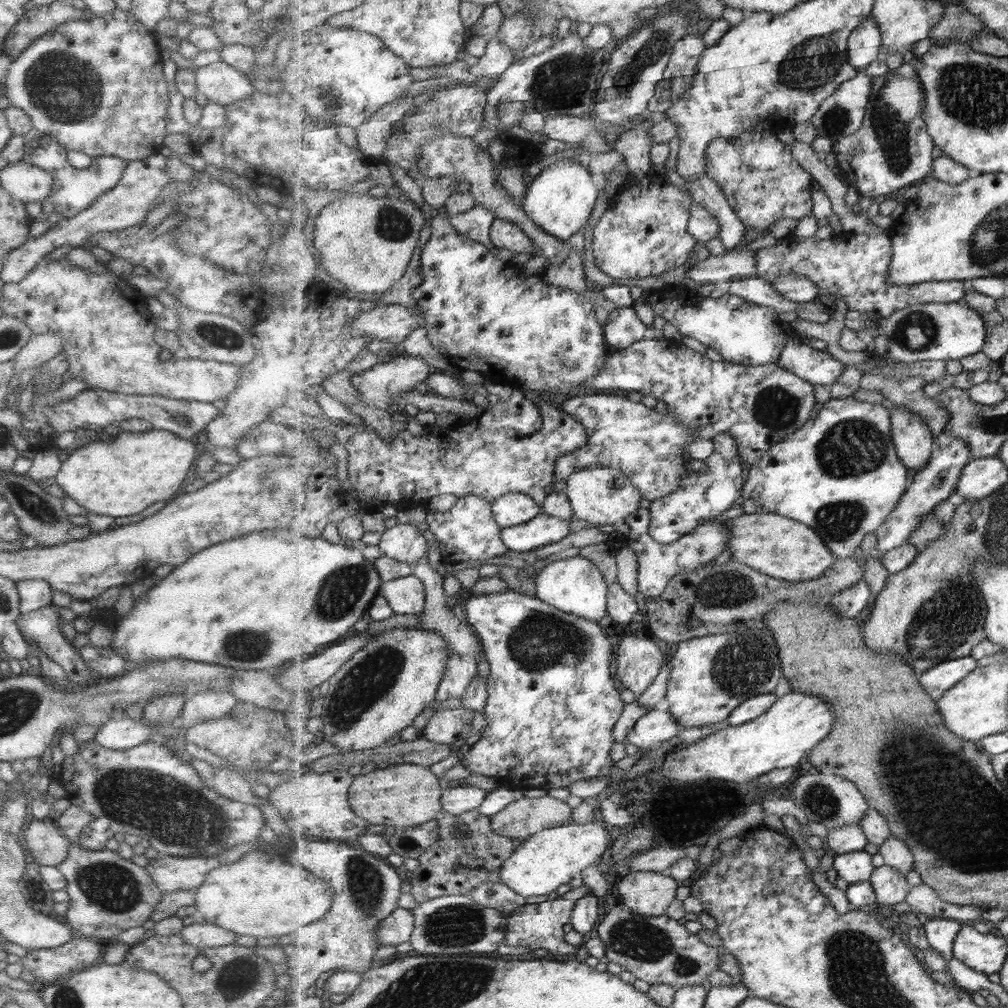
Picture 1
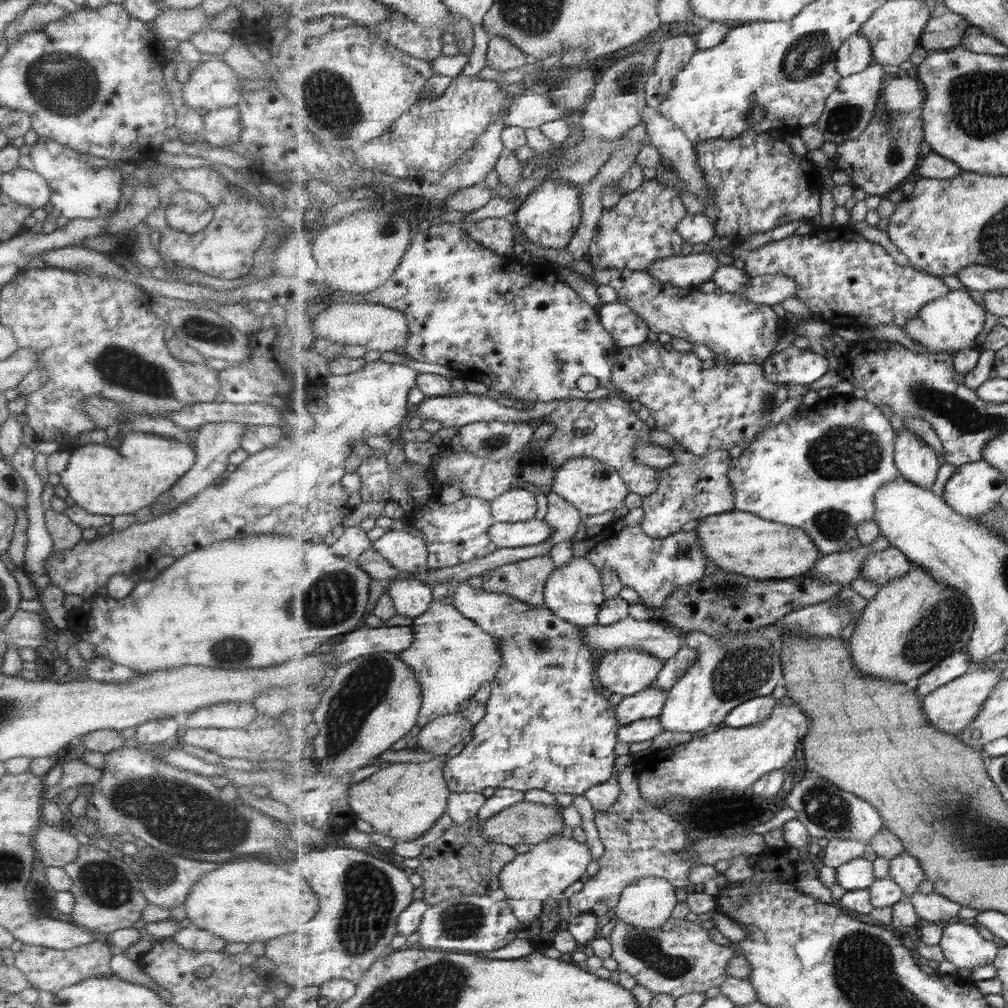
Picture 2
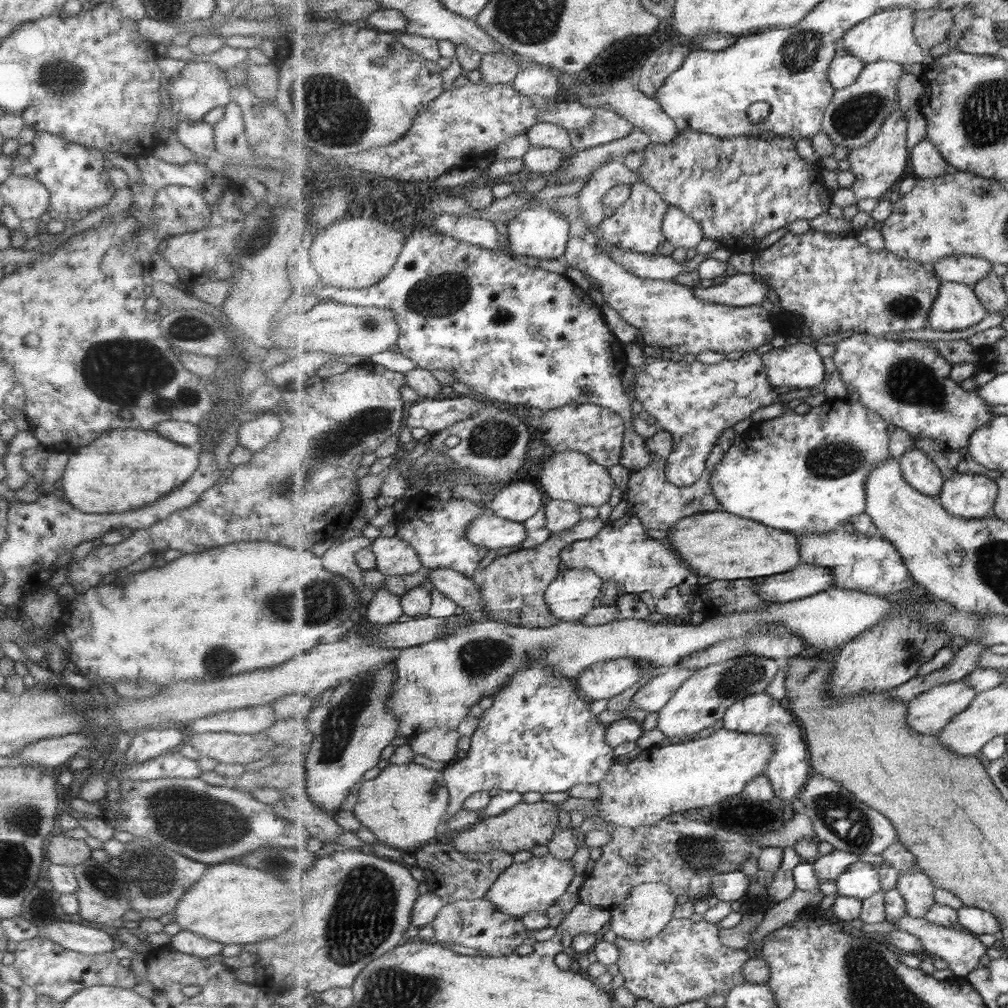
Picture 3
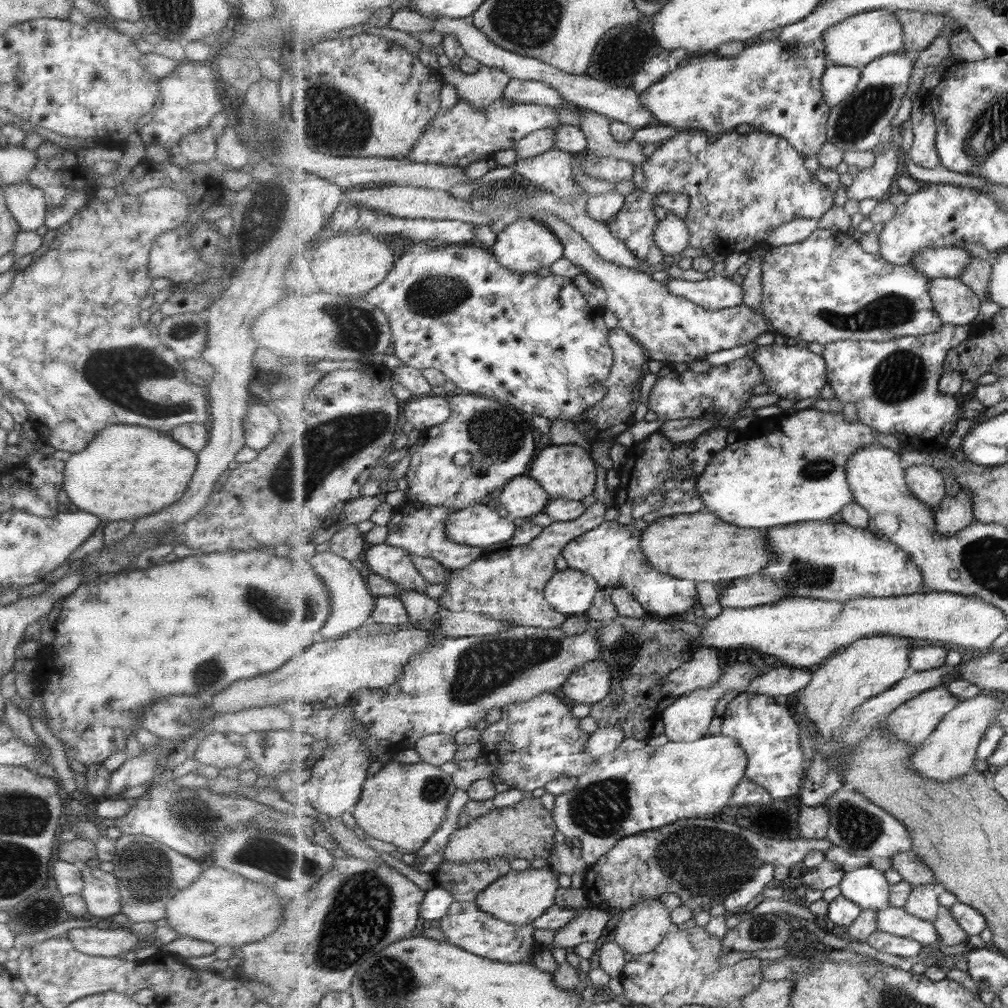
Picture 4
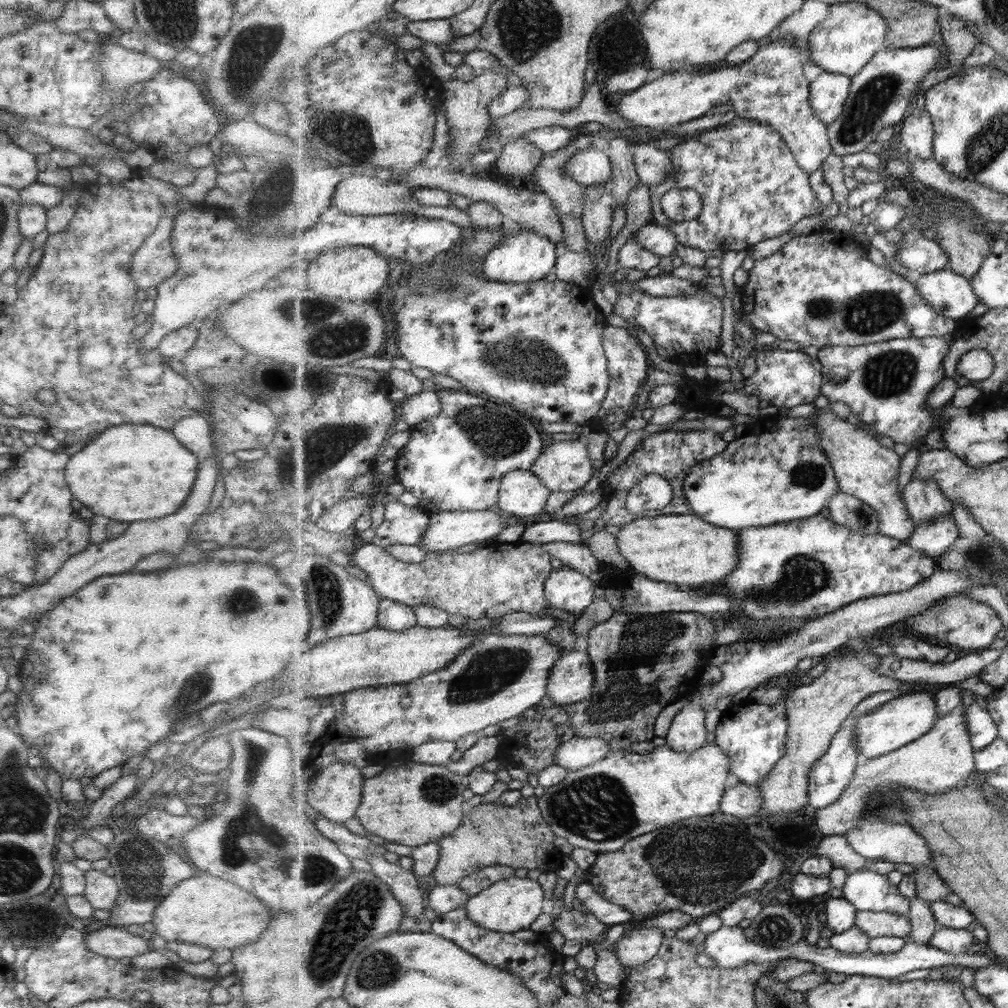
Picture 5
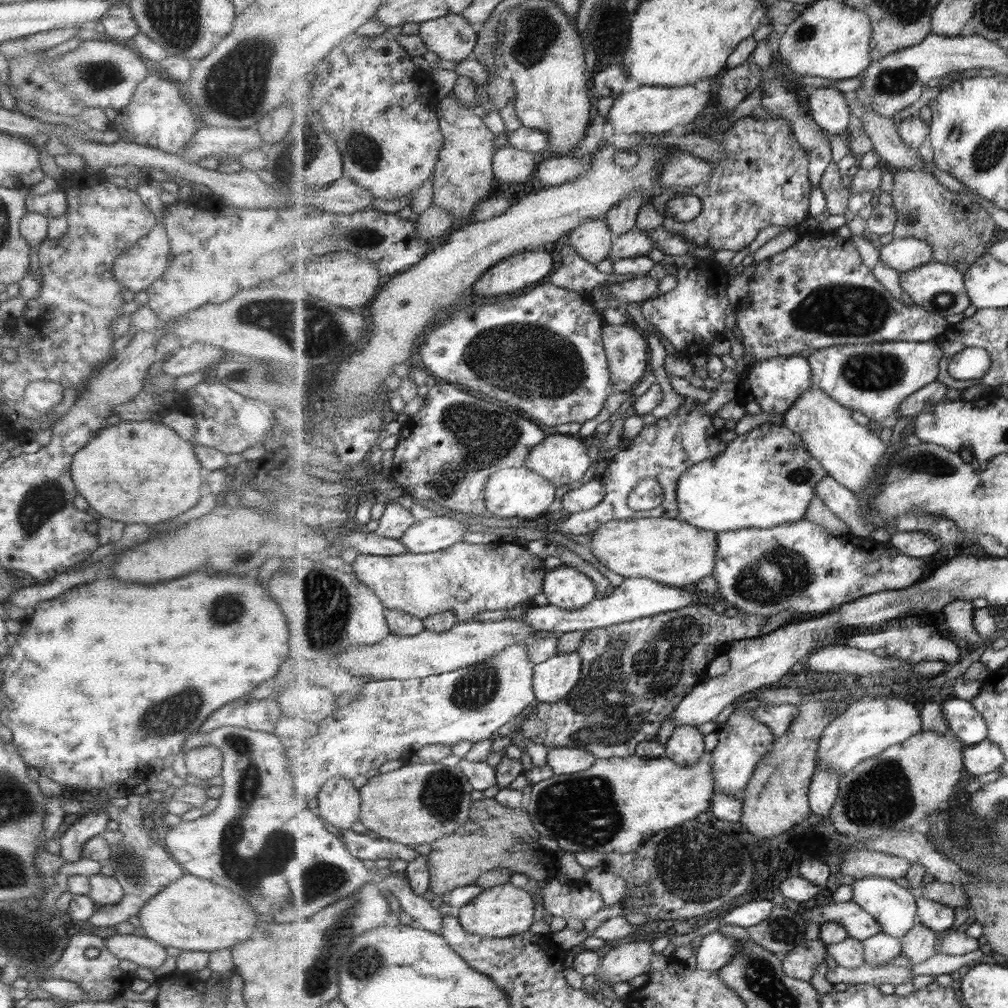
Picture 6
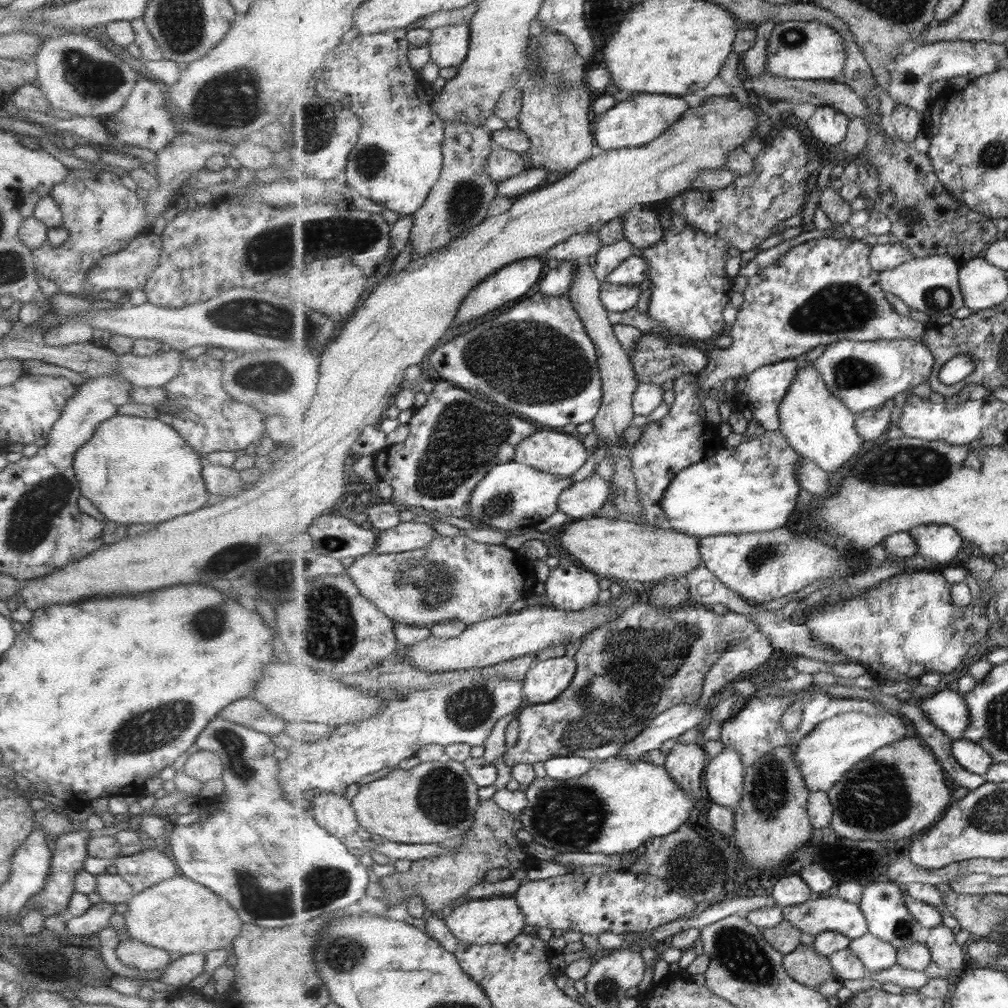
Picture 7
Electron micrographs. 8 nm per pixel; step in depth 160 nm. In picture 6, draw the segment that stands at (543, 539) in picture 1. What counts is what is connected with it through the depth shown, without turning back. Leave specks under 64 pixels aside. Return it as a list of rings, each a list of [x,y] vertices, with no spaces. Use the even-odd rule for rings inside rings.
[[[427,517],[418,520],[400,538],[409,553],[439,552],[461,542],[467,527],[451,517]]]

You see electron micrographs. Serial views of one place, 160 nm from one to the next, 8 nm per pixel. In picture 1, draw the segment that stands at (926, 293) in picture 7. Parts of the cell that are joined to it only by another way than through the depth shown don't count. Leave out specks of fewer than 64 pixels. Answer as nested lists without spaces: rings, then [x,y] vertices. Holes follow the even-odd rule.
[[[964,301],[913,304],[883,319],[880,326],[883,332],[877,338],[873,338],[867,350],[881,358],[891,357],[902,363],[922,360],[961,360],[973,356],[983,350],[989,333],[982,314]]]

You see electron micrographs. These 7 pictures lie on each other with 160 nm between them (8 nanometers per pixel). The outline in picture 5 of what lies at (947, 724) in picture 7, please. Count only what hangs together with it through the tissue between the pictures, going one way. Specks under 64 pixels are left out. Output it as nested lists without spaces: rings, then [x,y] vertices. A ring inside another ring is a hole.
[[[974,703],[965,706],[965,711],[967,711],[966,721],[970,724],[971,741],[975,751],[991,746],[997,738],[1000,738],[999,724],[995,722],[995,719],[985,708]]]

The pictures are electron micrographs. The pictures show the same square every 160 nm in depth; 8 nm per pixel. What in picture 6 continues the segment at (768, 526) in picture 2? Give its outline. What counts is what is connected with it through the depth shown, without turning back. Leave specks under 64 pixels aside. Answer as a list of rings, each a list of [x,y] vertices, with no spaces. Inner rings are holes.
[[[640,518],[612,520],[592,532],[590,540],[592,554],[609,570],[628,578],[649,578],[669,586],[690,588],[705,577],[711,577],[718,558],[718,533],[701,530],[679,518]]]

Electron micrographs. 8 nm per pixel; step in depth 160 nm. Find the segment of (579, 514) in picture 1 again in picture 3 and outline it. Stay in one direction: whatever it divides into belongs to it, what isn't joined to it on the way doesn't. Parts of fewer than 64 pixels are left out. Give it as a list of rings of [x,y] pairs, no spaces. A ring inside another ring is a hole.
[[[566,450],[553,453],[546,460],[541,461],[542,467],[538,480],[544,491],[551,499],[574,502],[581,506],[603,506],[609,502],[615,482],[607,467],[599,465],[587,454],[576,450]]]

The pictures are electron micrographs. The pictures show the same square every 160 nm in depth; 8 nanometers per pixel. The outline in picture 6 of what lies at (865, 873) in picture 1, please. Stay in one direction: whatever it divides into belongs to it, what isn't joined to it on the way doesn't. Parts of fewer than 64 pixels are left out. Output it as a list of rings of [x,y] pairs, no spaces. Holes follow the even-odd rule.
[[[857,878],[851,884],[853,897],[859,906],[872,914],[881,925],[882,932],[903,940],[919,923],[917,896],[905,886],[899,886],[888,878]]]

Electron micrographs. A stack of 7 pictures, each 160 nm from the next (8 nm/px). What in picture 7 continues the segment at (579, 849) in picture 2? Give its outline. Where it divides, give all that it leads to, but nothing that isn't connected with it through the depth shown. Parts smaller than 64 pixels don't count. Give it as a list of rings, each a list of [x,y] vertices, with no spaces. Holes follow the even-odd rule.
[[[511,894],[489,899],[471,898],[444,915],[447,926],[460,942],[473,945],[508,944],[523,934],[523,928],[527,925],[526,915],[523,914],[518,899]]]

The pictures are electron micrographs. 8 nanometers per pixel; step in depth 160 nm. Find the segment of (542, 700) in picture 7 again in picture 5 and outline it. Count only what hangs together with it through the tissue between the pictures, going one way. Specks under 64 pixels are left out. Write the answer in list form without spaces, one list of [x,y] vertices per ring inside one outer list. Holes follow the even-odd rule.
[[[574,649],[563,653],[547,684],[547,703],[569,706],[594,696],[595,666],[590,654]]]

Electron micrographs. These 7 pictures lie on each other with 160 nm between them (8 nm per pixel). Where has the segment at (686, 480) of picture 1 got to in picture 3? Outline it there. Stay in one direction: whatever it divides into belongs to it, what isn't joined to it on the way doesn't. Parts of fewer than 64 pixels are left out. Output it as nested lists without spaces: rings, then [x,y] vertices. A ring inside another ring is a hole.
[[[657,430],[657,432],[647,439],[649,450],[651,451],[651,464],[643,470],[630,471],[629,481],[627,483],[627,492],[622,499],[627,501],[628,506],[635,512],[646,528],[668,531],[676,522],[682,518],[693,516],[694,514],[715,512],[721,508],[710,483],[710,478],[715,472],[715,467],[723,460],[725,453],[733,445],[733,434],[728,431],[718,438],[714,451],[708,458],[708,469],[694,485],[688,487],[675,486],[670,483],[666,477],[665,468],[667,468],[668,456],[674,449],[674,439],[666,431]]]

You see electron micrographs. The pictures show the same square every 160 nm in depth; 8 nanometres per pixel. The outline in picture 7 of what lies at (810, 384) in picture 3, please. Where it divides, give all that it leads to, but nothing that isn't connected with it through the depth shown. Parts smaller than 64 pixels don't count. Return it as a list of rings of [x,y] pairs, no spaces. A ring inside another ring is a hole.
[[[796,359],[784,360],[775,364],[762,366],[746,377],[738,379],[738,389],[733,395],[733,402],[739,411],[748,408],[752,411],[755,420],[766,430],[777,430],[780,428],[779,405],[784,401],[787,391],[793,386],[795,377],[798,376]]]

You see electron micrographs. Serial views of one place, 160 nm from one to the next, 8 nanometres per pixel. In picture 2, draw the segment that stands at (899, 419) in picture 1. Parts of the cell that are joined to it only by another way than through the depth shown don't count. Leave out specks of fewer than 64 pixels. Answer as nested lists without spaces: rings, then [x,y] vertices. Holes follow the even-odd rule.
[[[906,427],[897,434],[895,460],[899,473],[917,486],[933,486],[942,465],[936,450]]]

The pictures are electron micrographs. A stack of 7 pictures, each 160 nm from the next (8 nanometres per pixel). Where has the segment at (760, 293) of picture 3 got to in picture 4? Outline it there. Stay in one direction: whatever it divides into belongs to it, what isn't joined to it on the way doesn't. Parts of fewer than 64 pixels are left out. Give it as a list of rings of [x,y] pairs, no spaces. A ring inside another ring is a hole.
[[[717,274],[702,281],[670,278],[664,284],[666,284],[671,294],[691,299],[710,311],[743,305],[741,284],[735,284],[733,280],[723,274]]]

